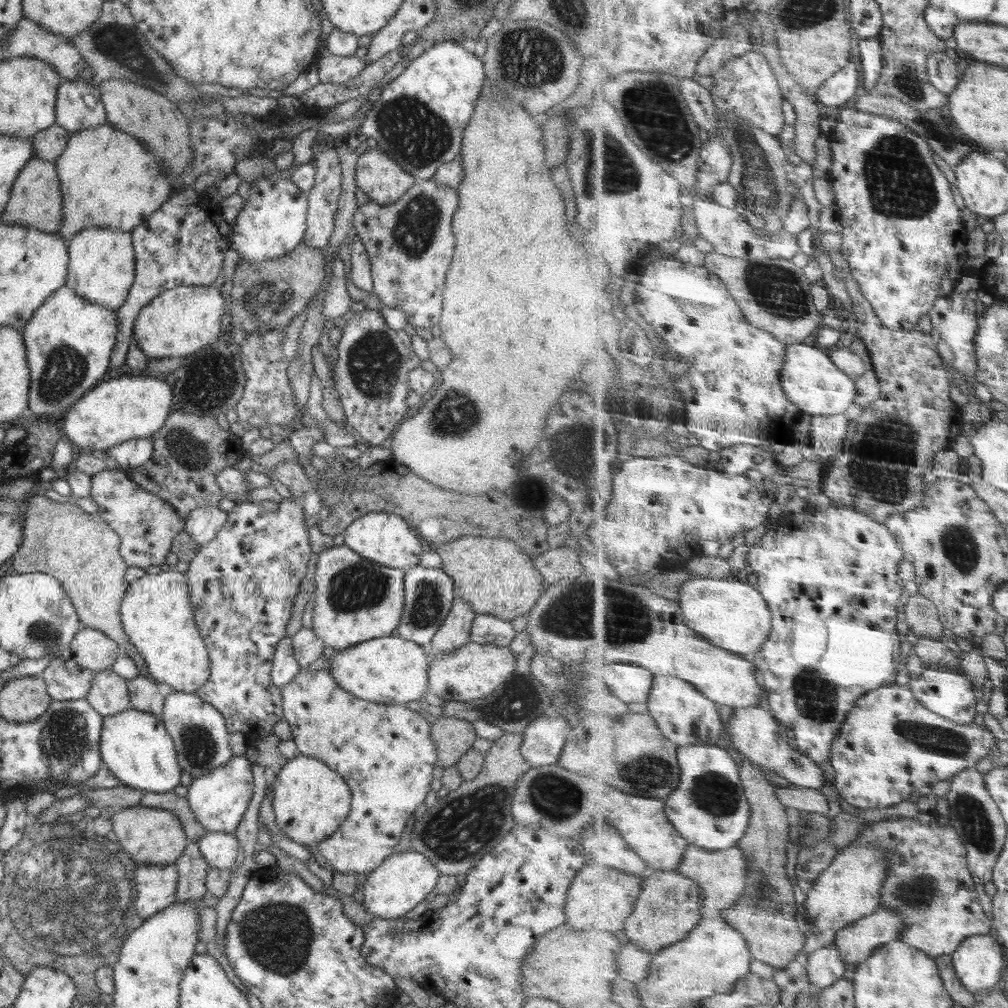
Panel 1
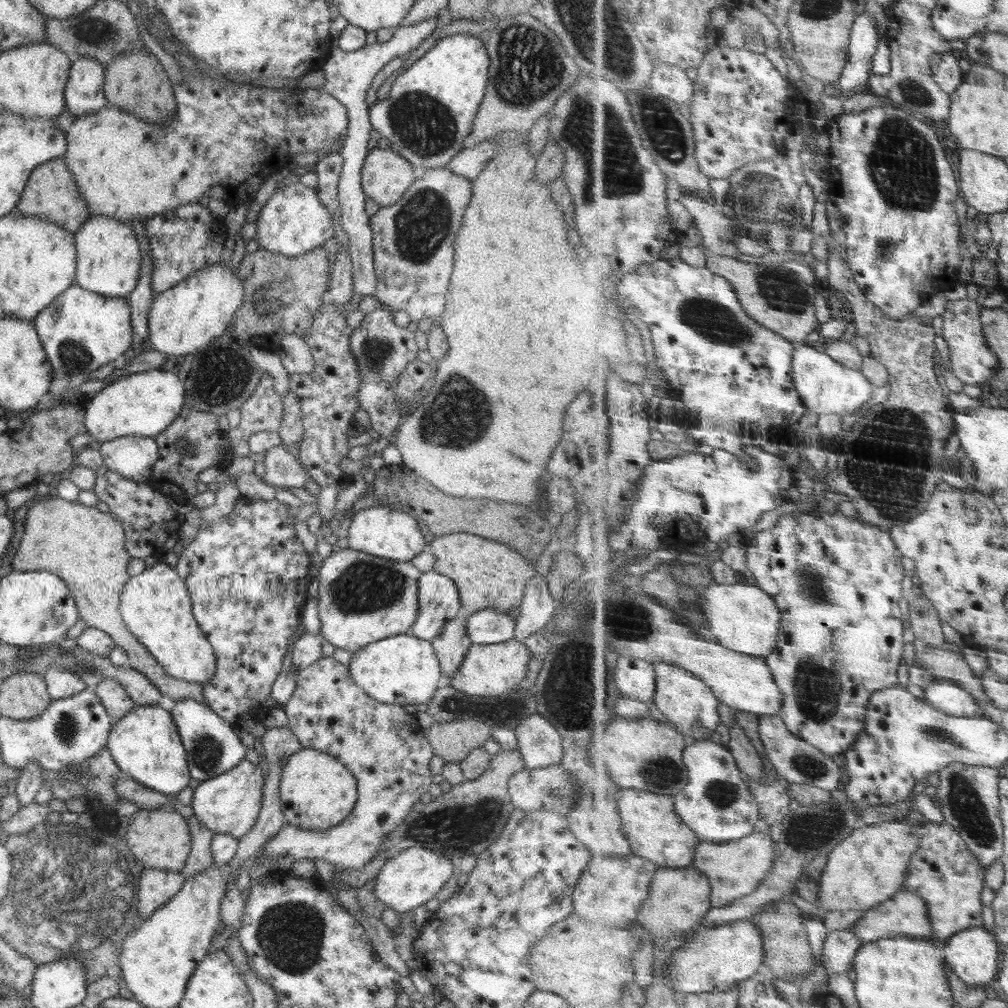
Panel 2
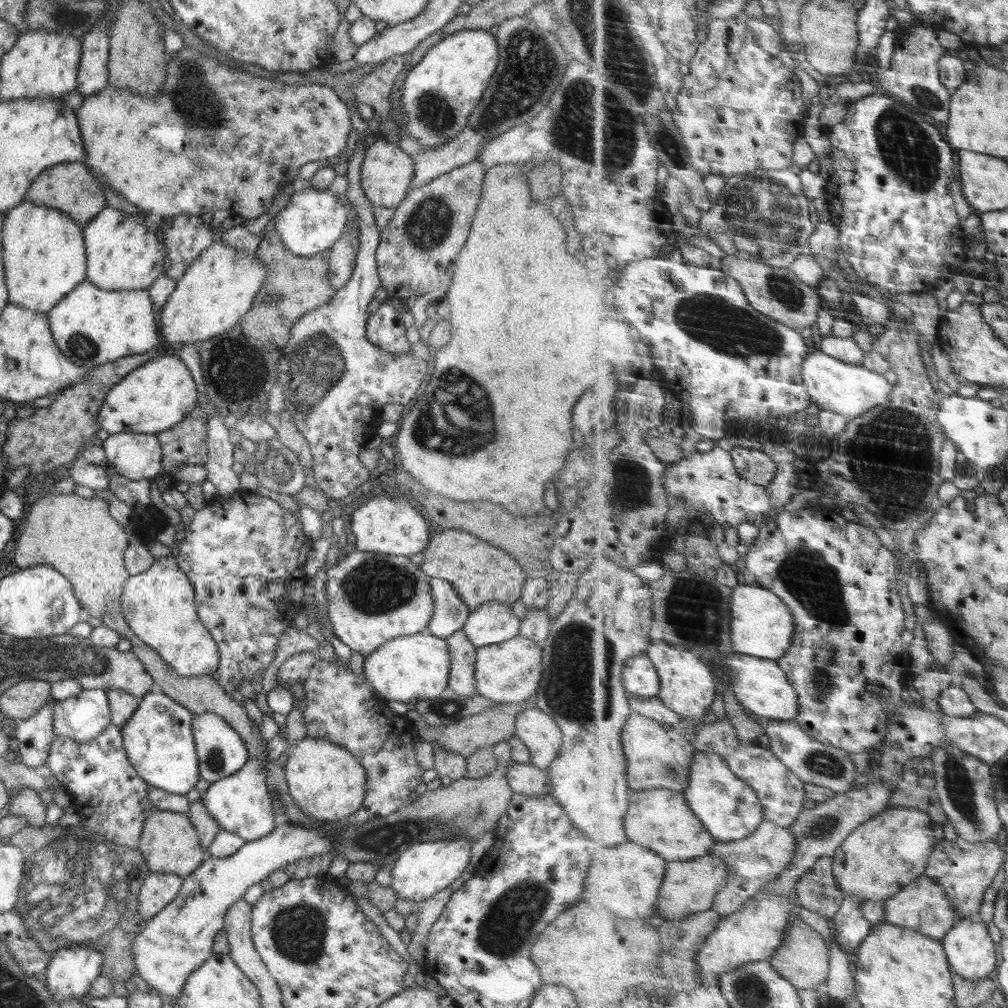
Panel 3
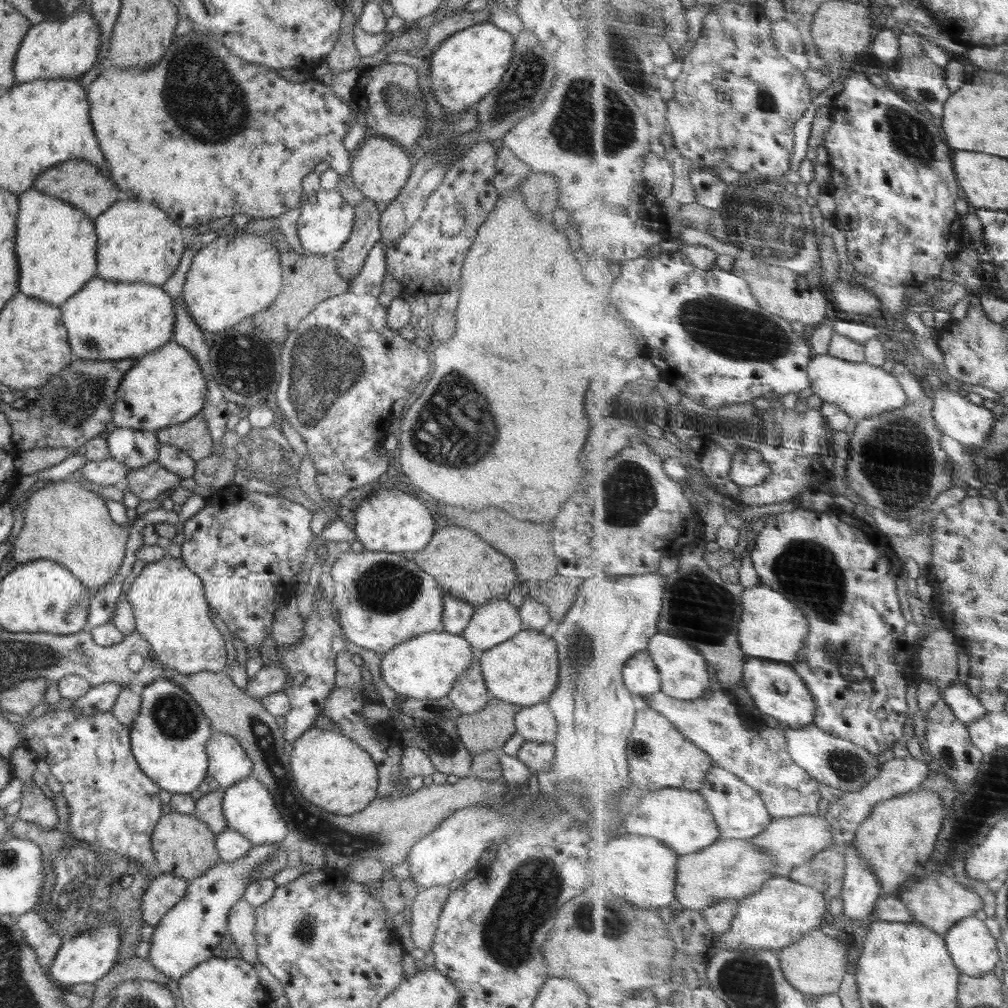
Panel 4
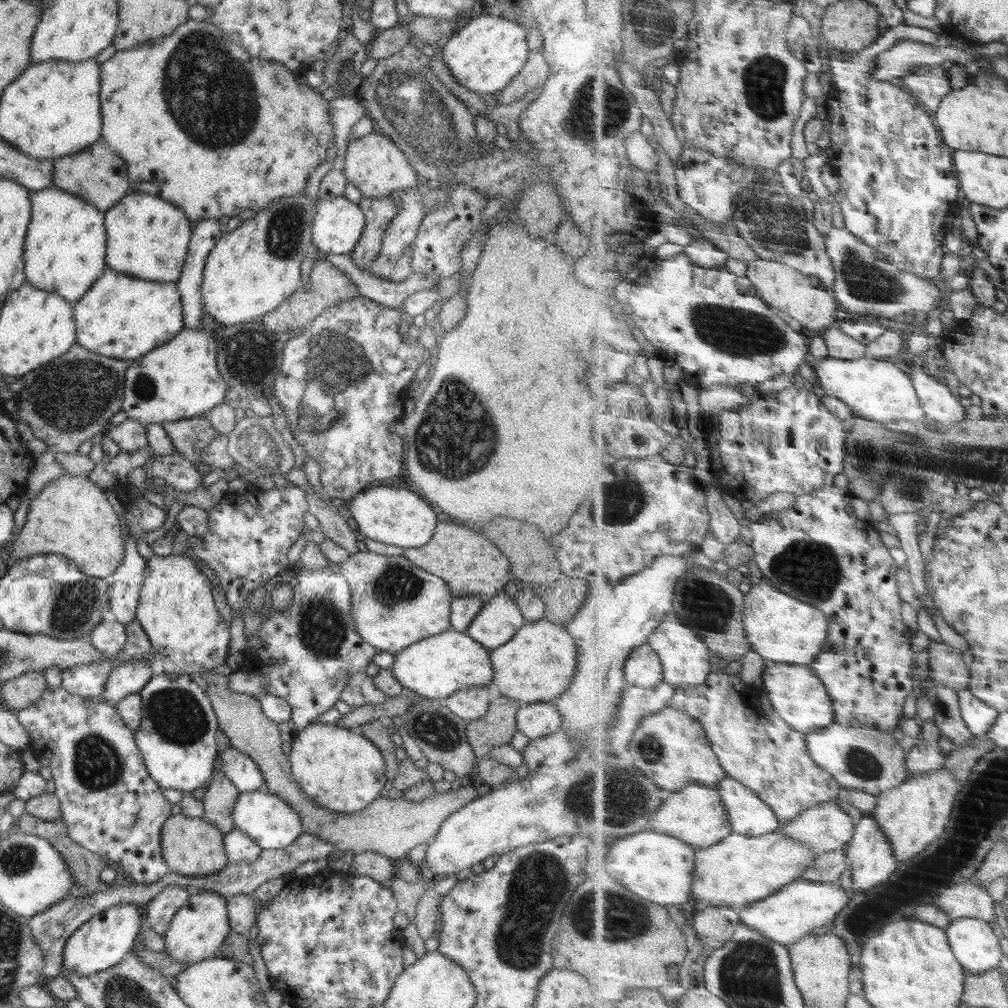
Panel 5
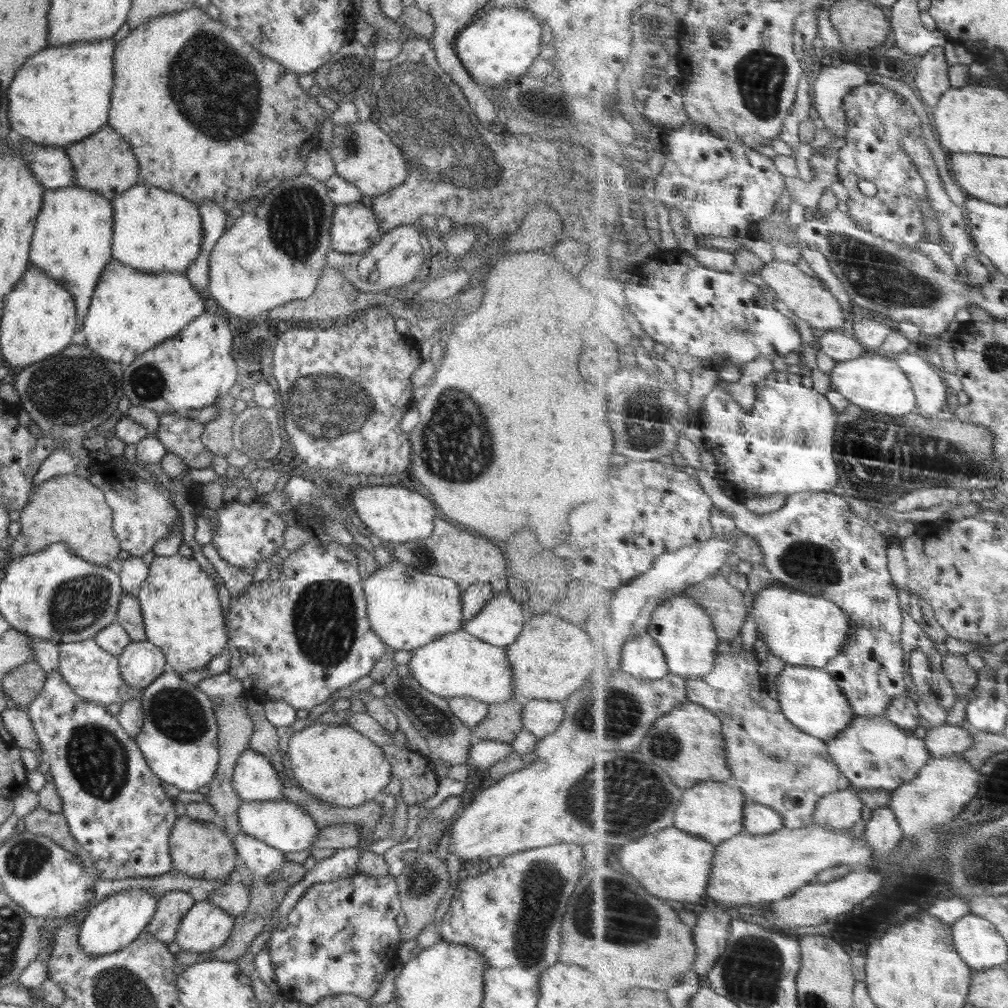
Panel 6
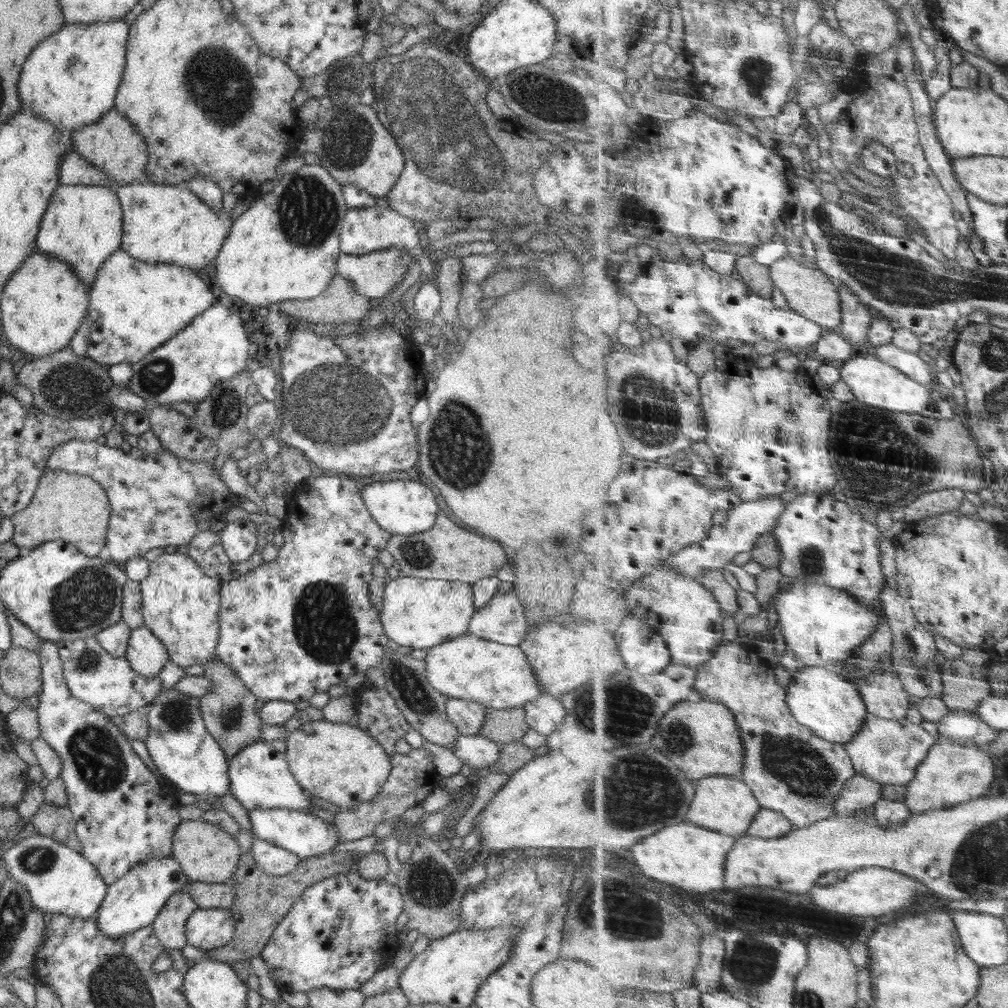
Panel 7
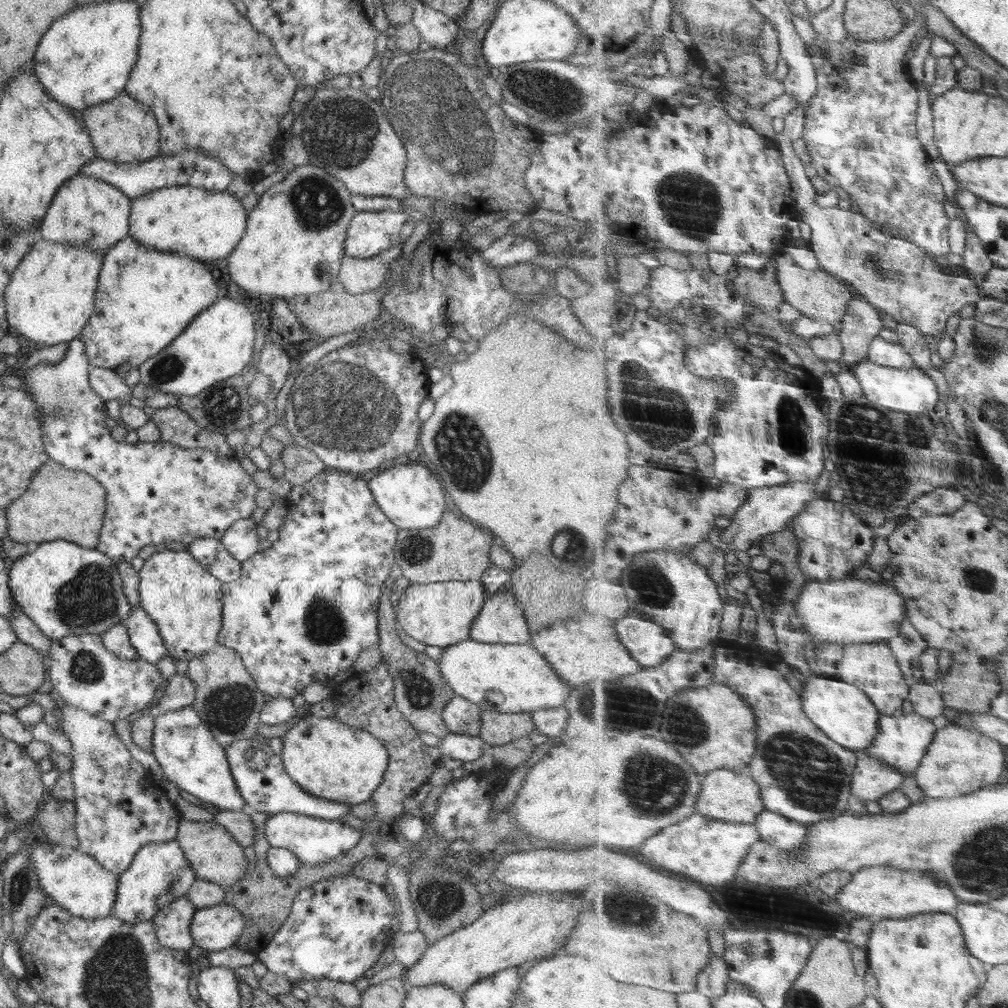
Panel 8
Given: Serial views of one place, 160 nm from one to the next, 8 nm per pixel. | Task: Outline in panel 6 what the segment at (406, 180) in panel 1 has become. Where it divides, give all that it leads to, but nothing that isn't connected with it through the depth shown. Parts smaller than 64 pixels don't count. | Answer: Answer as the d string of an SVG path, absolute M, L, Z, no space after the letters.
M374 120L354 125L334 125L332 146L328 150L335 164L338 176L351 182L366 196L375 197L386 194L389 190L400 186L408 176L407 161L400 147L396 146Z

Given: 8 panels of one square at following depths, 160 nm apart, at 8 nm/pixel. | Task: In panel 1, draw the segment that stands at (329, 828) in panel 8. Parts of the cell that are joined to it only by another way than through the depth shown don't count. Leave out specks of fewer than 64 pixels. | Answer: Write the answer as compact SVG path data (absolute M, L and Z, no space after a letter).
M245 755L232 756L225 765L217 766L204 776L193 777L185 797L197 821L208 832L234 834L254 794L253 788L252 763Z

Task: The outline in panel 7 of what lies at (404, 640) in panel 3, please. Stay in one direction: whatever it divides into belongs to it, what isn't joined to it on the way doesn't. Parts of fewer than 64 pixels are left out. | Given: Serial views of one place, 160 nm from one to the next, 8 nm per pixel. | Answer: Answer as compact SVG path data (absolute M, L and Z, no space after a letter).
M470 632L427 649L422 661L428 682L442 694L476 701L496 710L522 707L544 694L525 652L519 646L484 640Z

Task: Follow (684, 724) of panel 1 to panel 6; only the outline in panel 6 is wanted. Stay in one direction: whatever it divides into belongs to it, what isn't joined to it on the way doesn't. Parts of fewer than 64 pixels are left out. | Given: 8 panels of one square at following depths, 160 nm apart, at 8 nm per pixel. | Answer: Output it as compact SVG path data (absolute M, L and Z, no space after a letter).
M688 594L671 598L660 606L652 617L649 633L658 639L666 651L672 673L691 680L708 676L715 669L722 644L719 631L708 611Z

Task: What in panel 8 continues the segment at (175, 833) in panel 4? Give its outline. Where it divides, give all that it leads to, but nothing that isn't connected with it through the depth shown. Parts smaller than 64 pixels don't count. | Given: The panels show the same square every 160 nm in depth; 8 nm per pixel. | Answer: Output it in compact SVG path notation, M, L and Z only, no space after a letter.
M181 819L175 839L198 879L216 883L223 888L230 888L247 873L249 864L244 856L243 846L236 842L236 839L221 824L213 820L194 822Z

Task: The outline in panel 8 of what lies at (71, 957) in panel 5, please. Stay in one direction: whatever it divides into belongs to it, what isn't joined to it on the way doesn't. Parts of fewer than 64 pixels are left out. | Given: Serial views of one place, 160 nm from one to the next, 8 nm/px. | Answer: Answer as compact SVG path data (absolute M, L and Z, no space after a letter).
M175 838L148 844L137 851L127 870L117 876L117 895L111 915L130 924L151 921L161 908L184 897L195 880L195 872Z

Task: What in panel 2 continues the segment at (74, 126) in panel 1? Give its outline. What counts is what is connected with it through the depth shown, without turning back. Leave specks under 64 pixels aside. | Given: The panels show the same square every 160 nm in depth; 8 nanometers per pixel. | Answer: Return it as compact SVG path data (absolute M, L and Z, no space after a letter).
M92 57L76 58L64 87L65 109L75 117L98 112L105 104L105 67Z

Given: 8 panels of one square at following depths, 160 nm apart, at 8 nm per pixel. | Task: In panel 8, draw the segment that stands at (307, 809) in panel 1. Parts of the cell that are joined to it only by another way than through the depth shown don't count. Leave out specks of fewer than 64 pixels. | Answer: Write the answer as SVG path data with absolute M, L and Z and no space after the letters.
M310 714L288 730L282 737L282 742L283 750L280 756L290 778L301 786L302 790L308 791L310 794L342 804L353 805L371 800L372 793L380 786L388 766L389 755L381 741L367 730L349 726L336 718Z

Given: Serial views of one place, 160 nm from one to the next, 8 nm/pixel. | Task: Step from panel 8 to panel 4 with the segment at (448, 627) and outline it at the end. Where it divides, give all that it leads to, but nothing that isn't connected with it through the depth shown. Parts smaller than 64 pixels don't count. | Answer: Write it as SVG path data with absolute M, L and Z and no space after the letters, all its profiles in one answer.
M367 551L364 554L366 572L329 572L334 594L340 596L335 602L339 624L349 642L381 655L416 635L443 630L444 590L431 574L400 553Z

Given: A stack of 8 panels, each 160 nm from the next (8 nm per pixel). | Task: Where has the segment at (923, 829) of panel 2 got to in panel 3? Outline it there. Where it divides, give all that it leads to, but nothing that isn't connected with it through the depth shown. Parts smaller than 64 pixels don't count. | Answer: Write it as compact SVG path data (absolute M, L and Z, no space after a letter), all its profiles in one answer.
M958 836L954 841L944 839L937 844L932 853L930 865L925 874L941 884L947 892L948 898L962 919L978 916L984 904L984 896L990 890L994 876L1000 872L1002 865L1007 861L1006 847L1002 848L996 840L992 842L970 842Z

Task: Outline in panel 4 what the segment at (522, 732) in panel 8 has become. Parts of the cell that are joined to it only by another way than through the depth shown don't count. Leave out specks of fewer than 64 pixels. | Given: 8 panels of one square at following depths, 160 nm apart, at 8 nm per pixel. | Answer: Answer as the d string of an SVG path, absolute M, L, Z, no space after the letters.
M491 697L482 710L461 714L455 720L461 743L472 756L488 751L500 753L504 743L516 733L515 716L520 709Z

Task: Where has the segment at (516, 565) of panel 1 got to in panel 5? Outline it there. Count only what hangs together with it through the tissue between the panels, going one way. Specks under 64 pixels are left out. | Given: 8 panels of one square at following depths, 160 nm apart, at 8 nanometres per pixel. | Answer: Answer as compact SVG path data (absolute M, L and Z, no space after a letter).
M440 522L436 525L434 535L428 544L419 548L405 549L402 556L418 568L443 578L454 598L479 596L486 603L492 597L504 592L505 584L513 580L510 572L512 562L505 554L502 554L488 538L456 524Z

